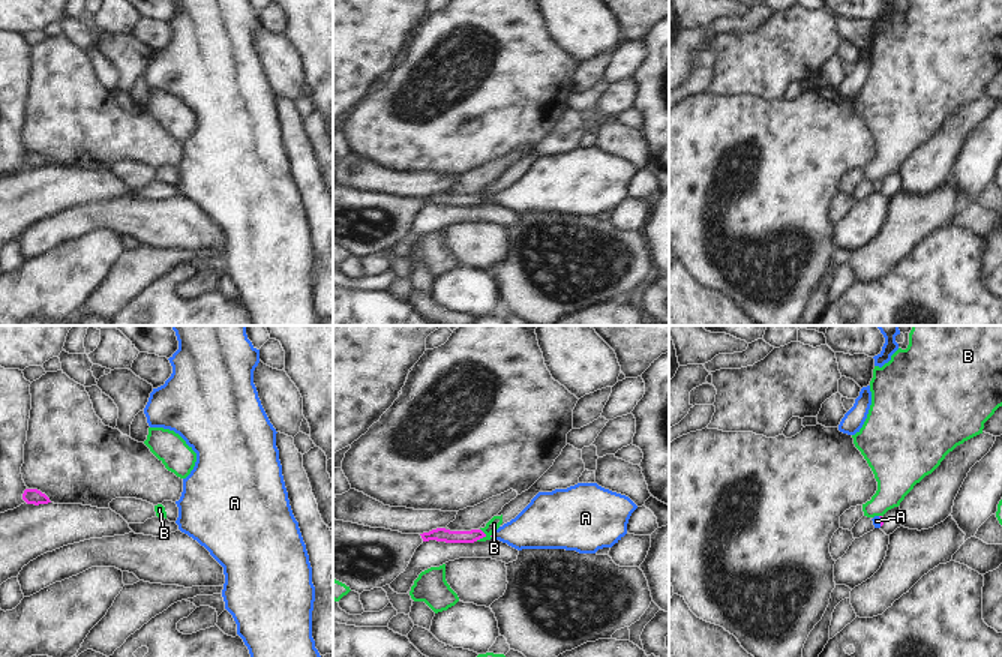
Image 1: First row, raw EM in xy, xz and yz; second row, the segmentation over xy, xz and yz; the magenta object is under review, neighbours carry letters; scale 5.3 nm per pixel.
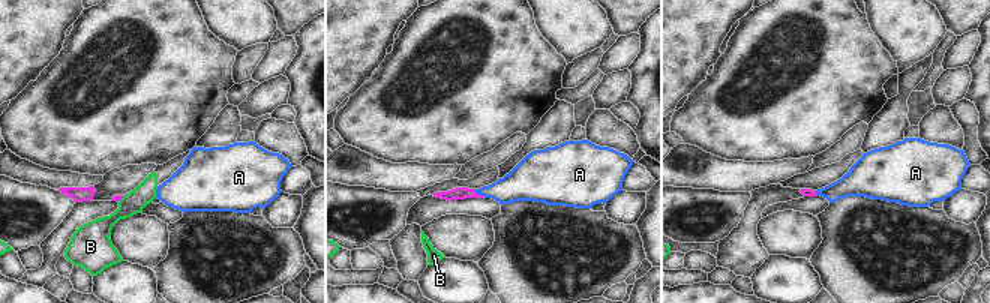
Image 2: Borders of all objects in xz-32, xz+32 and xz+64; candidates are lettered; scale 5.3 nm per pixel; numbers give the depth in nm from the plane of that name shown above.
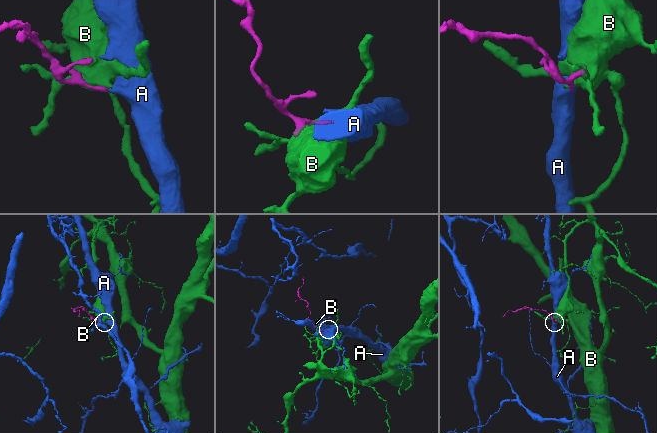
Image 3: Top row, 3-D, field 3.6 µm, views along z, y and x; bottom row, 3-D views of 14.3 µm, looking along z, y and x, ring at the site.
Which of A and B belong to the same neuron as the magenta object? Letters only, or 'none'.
A.

